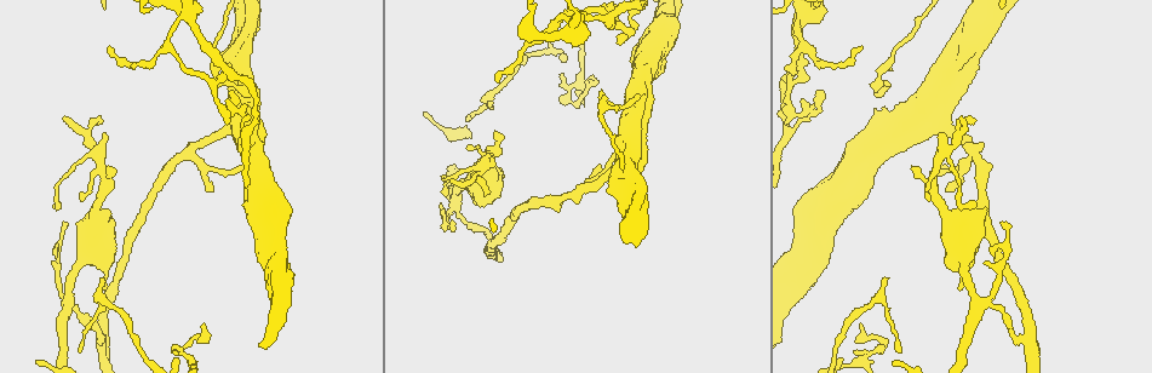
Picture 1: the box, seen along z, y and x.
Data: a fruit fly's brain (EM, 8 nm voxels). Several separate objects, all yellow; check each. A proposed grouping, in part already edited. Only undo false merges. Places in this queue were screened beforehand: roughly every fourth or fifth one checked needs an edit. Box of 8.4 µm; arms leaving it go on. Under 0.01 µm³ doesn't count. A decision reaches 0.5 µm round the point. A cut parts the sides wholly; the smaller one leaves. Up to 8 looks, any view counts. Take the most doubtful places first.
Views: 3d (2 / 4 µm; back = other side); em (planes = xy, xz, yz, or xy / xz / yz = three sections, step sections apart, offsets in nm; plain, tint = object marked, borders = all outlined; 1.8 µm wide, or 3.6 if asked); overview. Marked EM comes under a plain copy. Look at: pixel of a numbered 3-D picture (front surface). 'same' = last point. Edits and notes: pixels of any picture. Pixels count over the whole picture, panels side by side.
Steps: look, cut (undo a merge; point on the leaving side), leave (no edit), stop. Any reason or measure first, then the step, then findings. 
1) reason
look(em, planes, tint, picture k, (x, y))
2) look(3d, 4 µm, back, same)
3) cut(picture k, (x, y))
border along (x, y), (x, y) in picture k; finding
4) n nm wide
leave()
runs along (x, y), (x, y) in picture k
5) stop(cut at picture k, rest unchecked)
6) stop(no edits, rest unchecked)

look(em, planes, tint, picture 1, (569, 99))

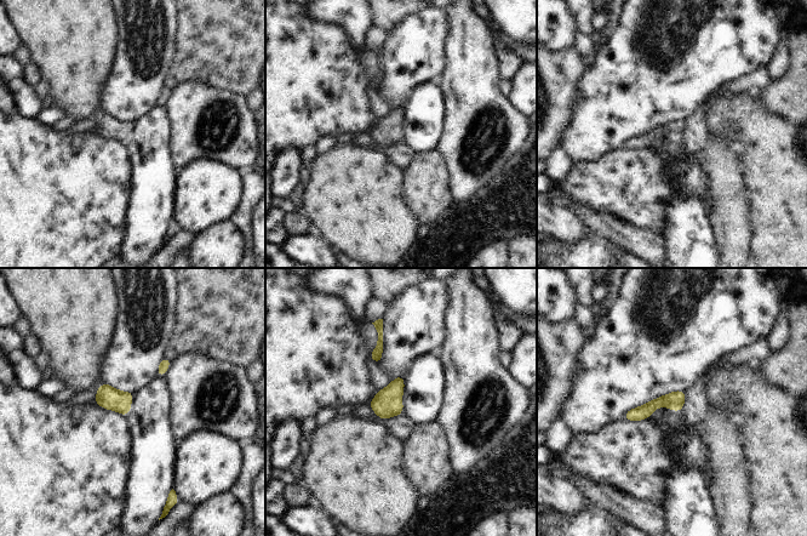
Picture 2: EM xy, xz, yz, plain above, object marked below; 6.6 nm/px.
leave()
one neuron here

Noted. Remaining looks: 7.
branch point
look(em, 3.6 µm, xz, step 8, tint, picture 1, (602, 94))

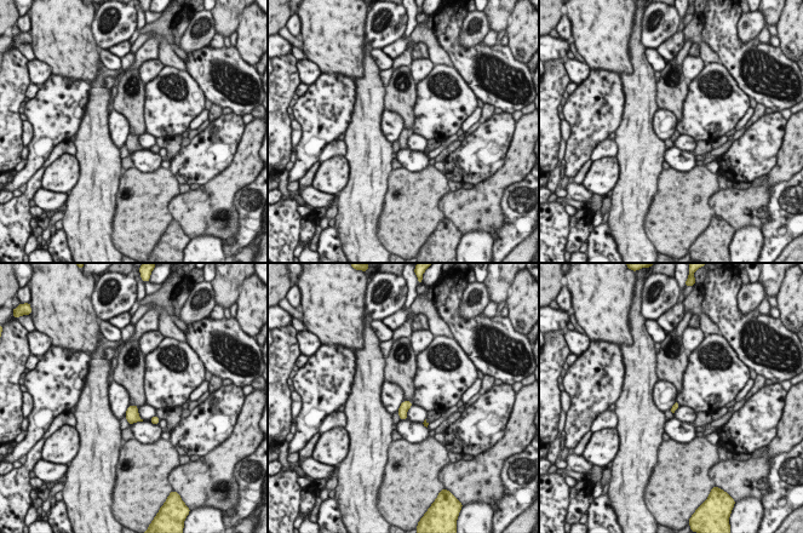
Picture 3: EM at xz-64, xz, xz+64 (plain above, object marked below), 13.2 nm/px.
leave()
continuous, no second neuron

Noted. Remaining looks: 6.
abrupt turn
look(em, xy, step 4, tint, picture 1, (93, 152))

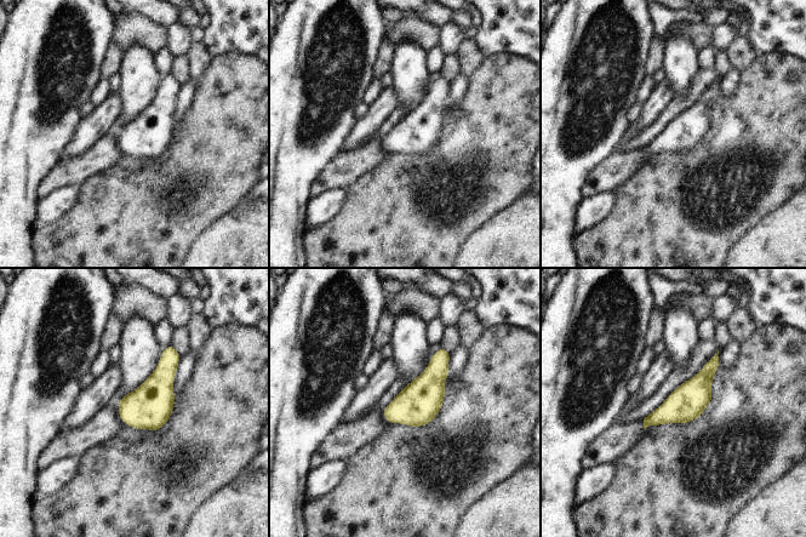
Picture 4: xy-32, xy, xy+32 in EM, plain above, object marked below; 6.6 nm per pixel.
leave()
runs along (715, 359), (670, 411), (646, 422) in picture 4; all the same neuron

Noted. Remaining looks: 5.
side arm on a straight run
look(em, xy, step 8, tint, picture 1, (972, 149))

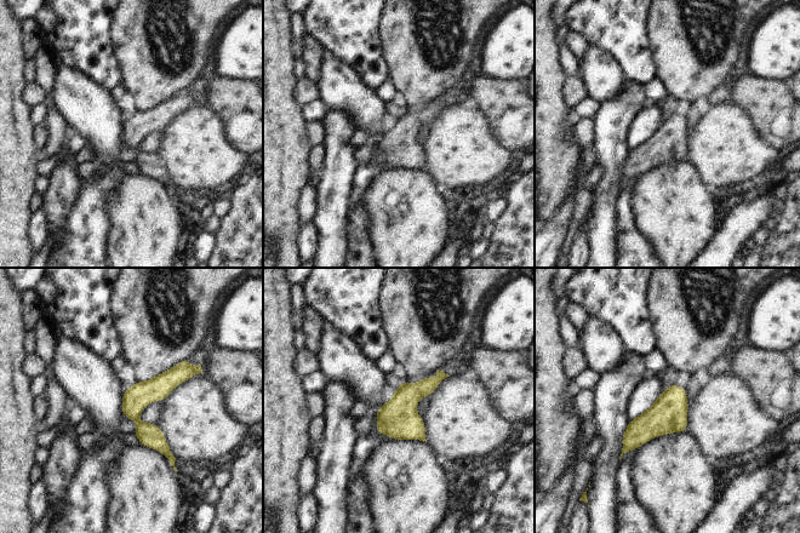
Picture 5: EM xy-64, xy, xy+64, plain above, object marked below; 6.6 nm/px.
cut it another way
look(em, planes, tint, same)

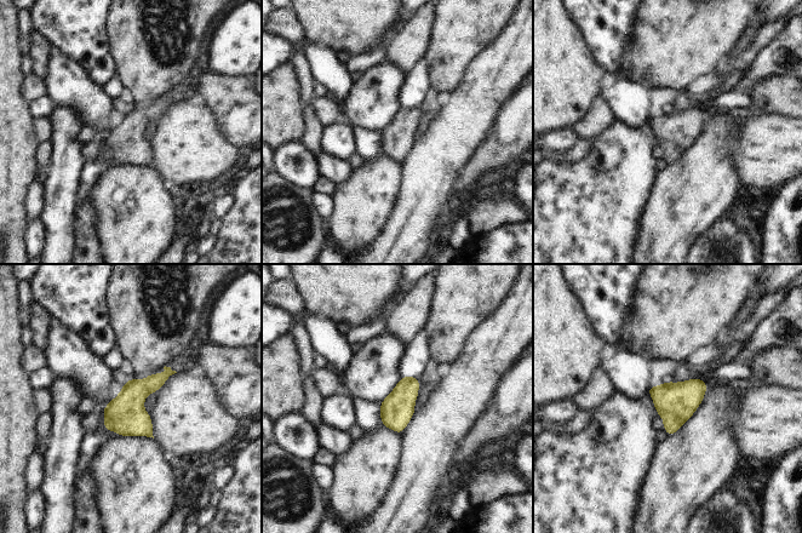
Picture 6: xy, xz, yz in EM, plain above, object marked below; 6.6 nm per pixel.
leave()
continuous, no second neuron

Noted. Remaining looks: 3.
stop(no edits, rest unchecked)

